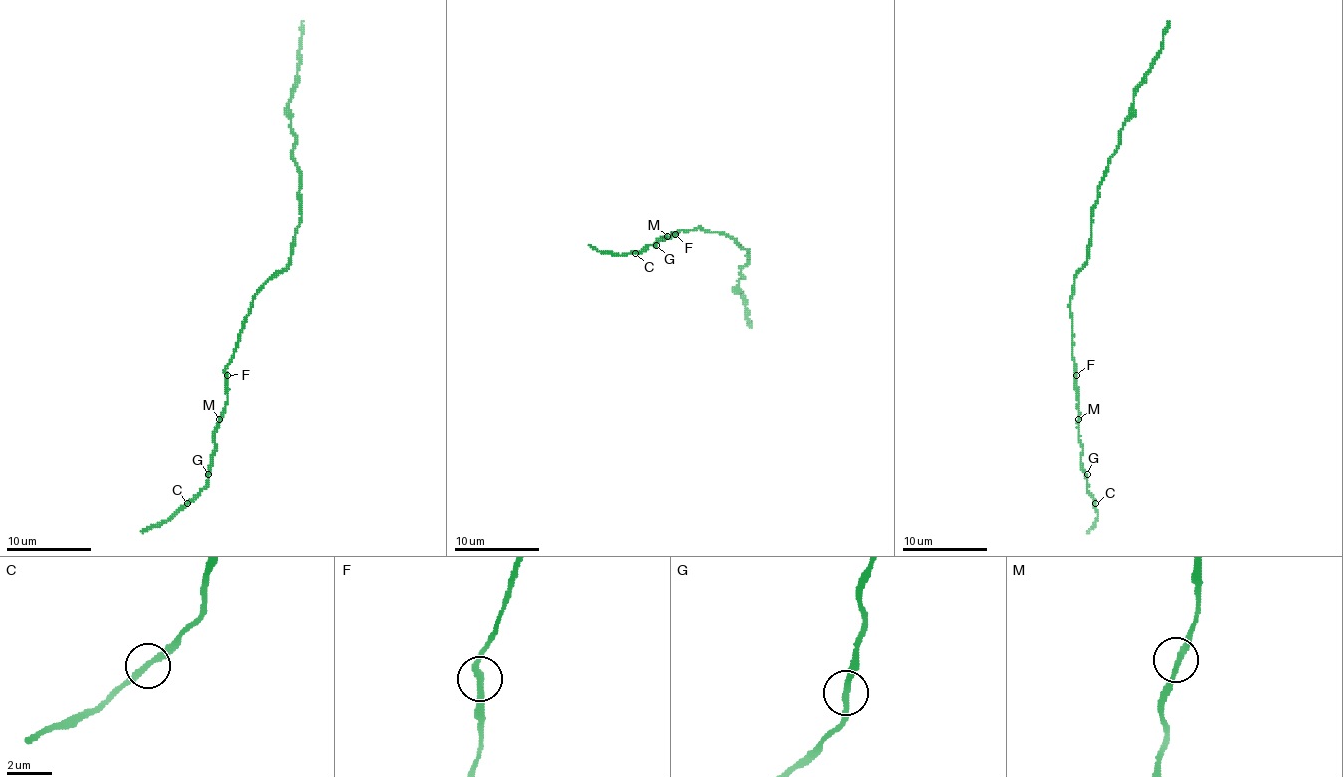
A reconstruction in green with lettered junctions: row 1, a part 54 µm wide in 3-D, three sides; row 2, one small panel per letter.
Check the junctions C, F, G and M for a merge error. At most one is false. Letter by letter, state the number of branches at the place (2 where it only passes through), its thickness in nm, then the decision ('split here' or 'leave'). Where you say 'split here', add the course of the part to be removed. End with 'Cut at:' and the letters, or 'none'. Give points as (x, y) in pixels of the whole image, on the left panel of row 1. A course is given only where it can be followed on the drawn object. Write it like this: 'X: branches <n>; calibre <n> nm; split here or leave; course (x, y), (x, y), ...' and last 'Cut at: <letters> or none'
C: branches 2; calibre 240 nm; leave
F: branches 2; calibre 240 nm; leave
G: branches 2; calibre 240 nm; leave
M: branches 2; calibre 240 nm; leave
Cut at: none

